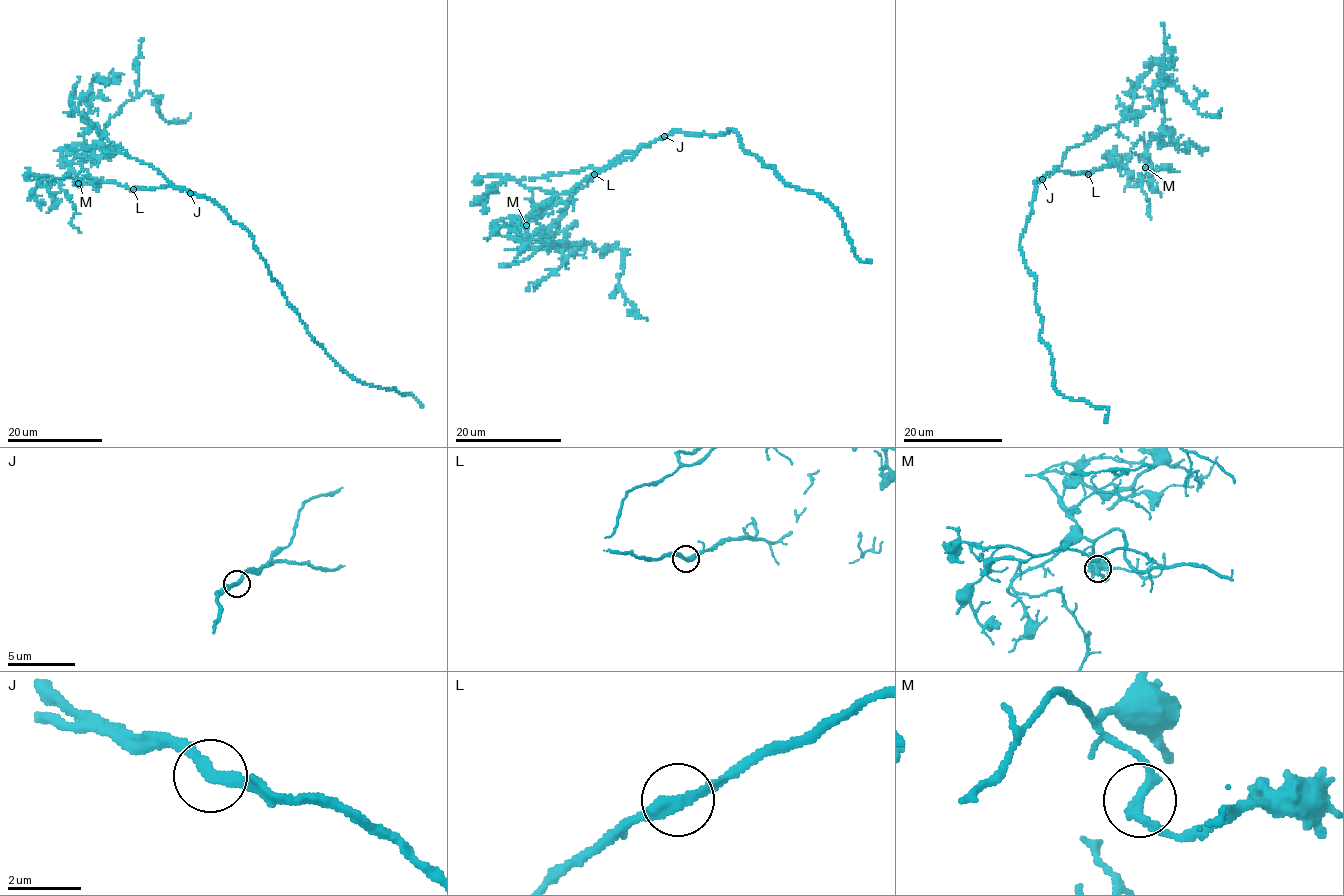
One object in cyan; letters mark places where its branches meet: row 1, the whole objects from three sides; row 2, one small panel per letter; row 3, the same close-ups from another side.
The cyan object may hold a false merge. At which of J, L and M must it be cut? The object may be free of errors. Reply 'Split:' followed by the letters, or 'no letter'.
Split: no letter

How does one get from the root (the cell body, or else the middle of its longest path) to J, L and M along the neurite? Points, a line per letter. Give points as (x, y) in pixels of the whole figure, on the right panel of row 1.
J: (1054, 172), (1042, 179)
L: (1054, 172), (1088, 174)
M: (1054, 172), (1088, 174), (1104, 166), (1122, 167), (1134, 153), (1147, 164), (1145, 167)

